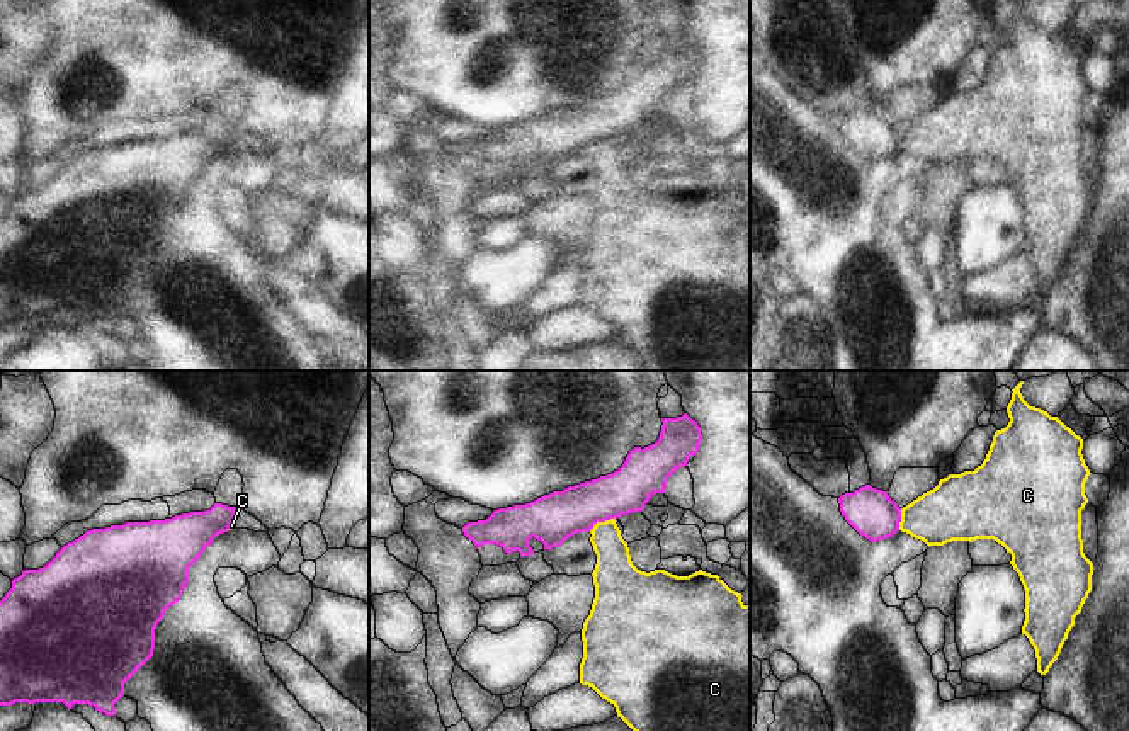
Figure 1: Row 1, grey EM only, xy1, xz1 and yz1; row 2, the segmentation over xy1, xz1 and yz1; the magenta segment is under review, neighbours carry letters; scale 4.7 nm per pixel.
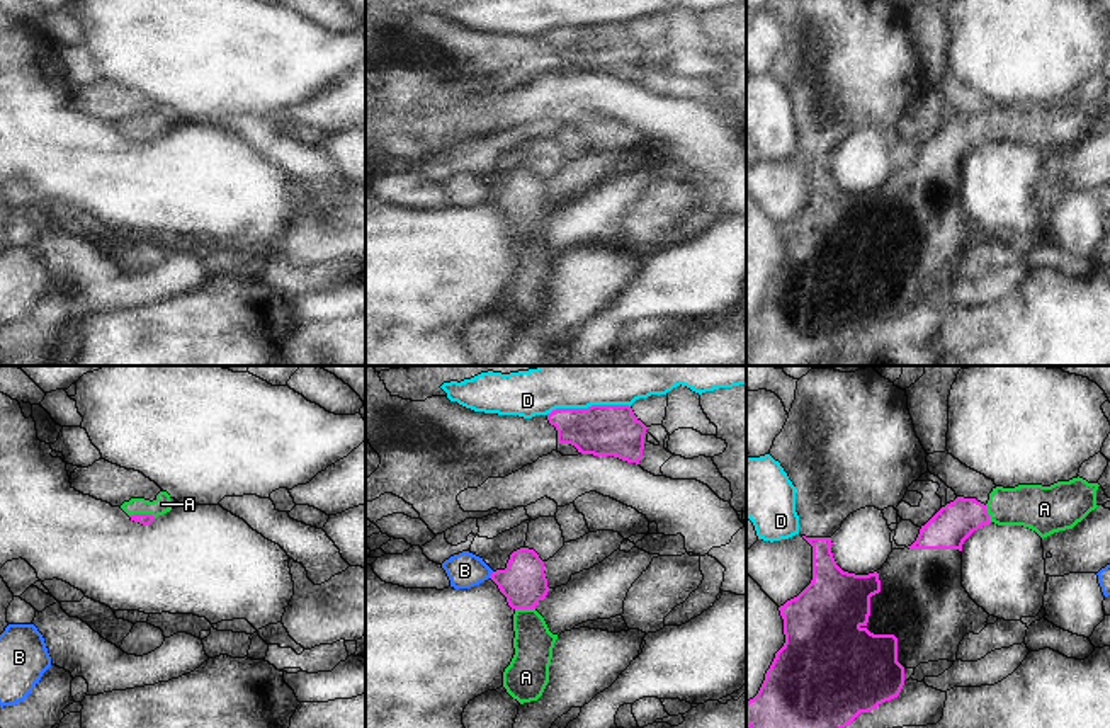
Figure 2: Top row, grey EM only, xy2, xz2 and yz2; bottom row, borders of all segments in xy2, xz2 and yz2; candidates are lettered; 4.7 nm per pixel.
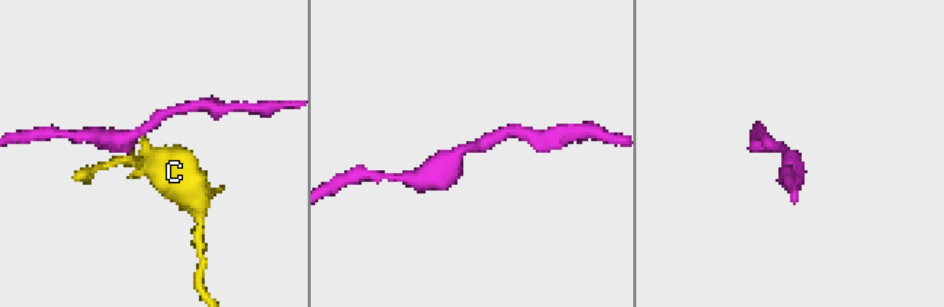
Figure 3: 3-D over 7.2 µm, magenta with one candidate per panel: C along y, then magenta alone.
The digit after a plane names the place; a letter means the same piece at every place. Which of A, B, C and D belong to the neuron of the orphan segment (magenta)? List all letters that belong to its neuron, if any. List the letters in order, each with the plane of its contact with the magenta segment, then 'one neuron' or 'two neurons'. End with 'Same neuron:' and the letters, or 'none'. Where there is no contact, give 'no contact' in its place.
A: xy2 | one neuron
B: xz2 | two neurons
C: xz1 | two neurons
D: xz2 | two neurons
Same neuron: A

